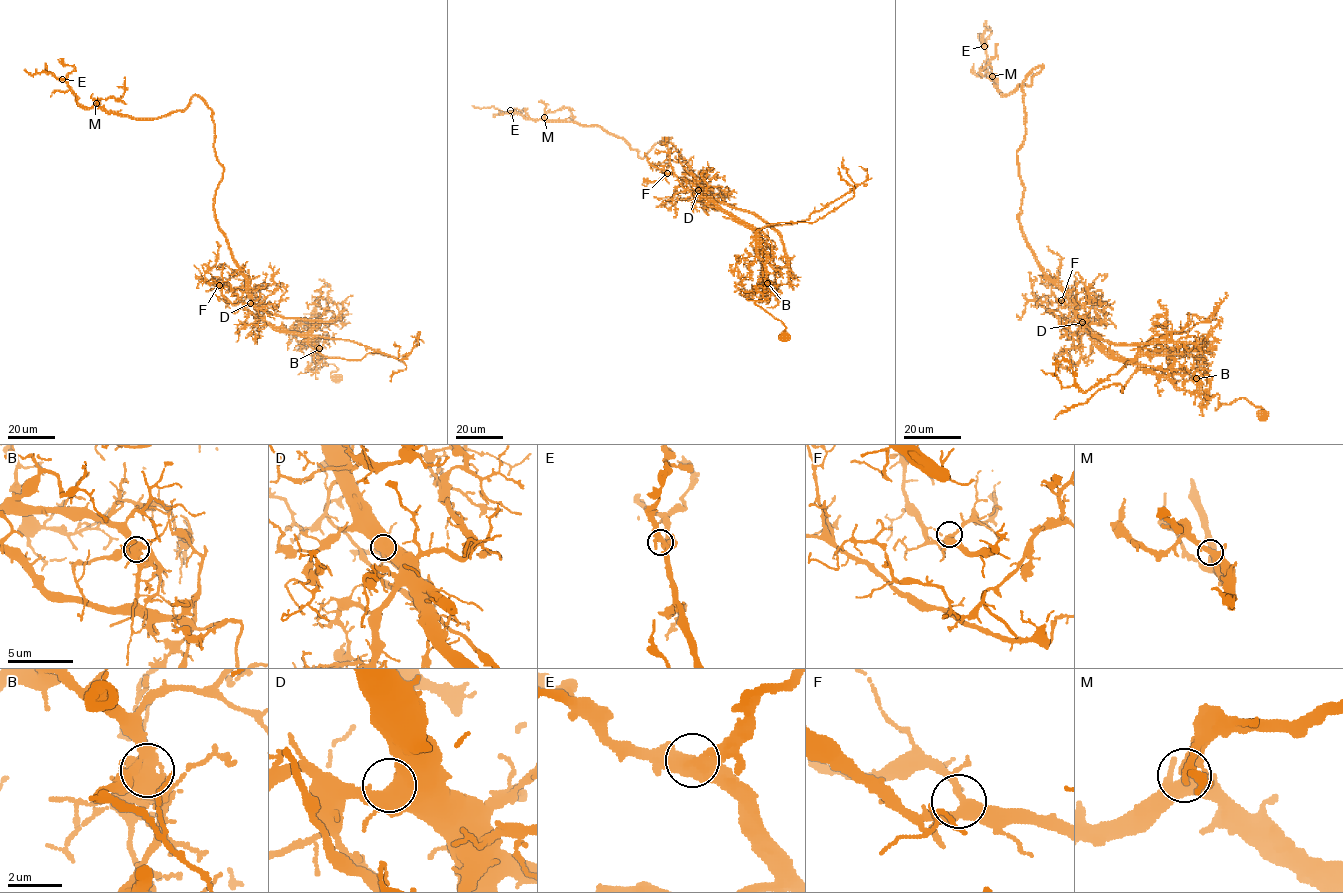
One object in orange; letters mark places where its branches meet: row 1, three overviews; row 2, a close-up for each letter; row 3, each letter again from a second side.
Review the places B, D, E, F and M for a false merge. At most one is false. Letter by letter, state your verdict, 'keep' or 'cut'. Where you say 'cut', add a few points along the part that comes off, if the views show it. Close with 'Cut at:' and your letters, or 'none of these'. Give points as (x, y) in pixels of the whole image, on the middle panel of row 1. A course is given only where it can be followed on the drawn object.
B: cut; foreign part runs (766, 282), (765, 252), (758, 240), (757, 231), (805, 221), (814, 212), (863, 183), (867, 175), (866, 169)
D: keep
E: keep
F: keep
M: keep
Cut at: B

